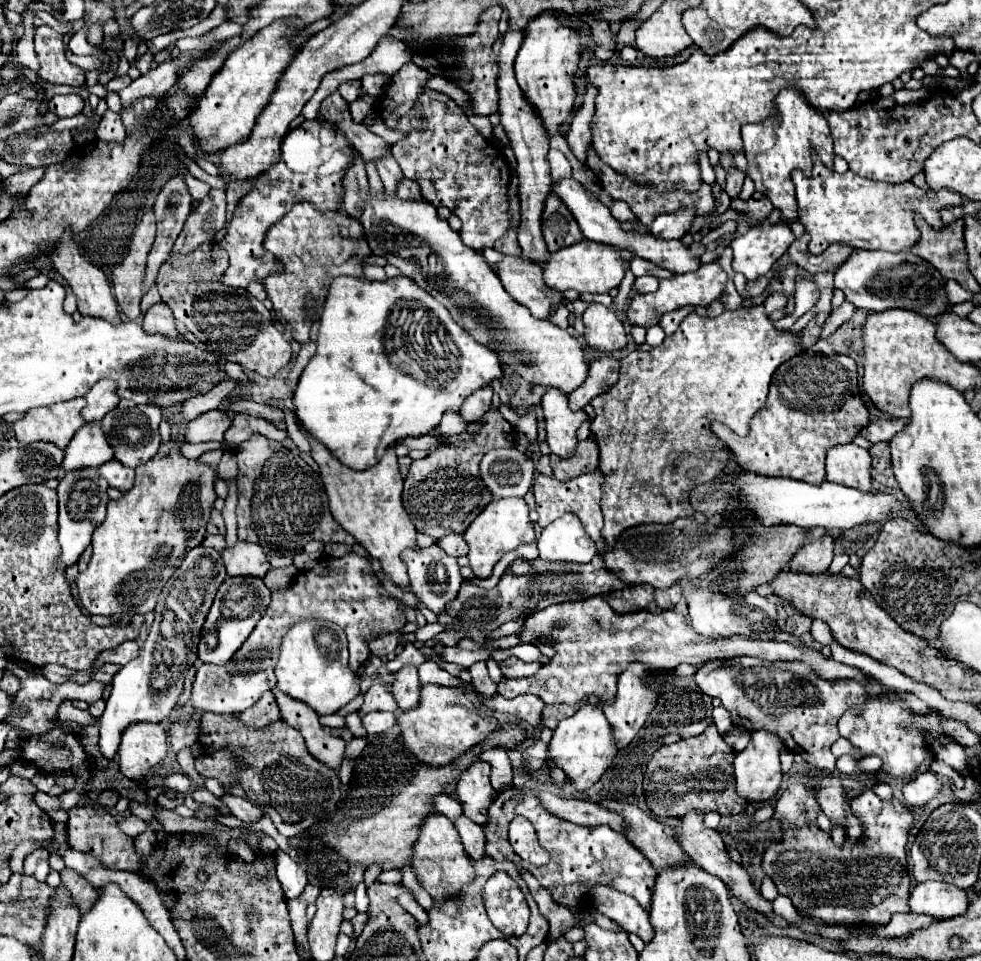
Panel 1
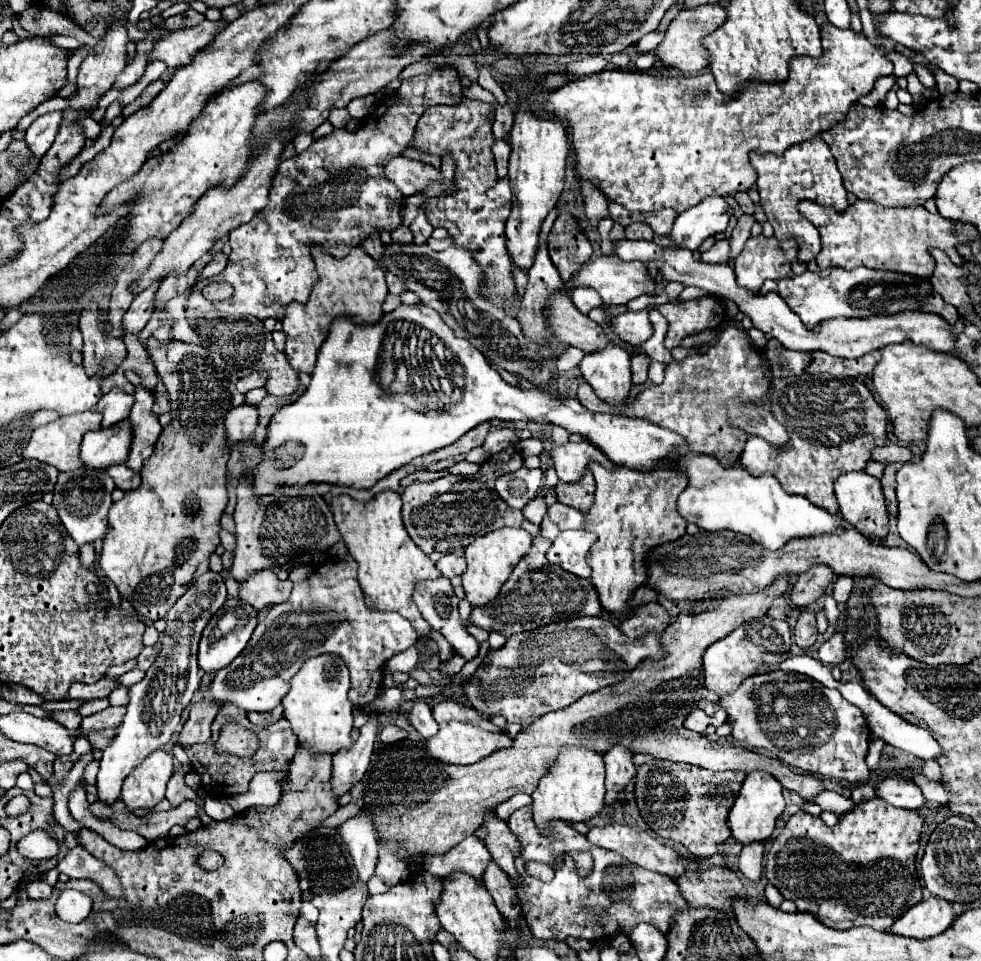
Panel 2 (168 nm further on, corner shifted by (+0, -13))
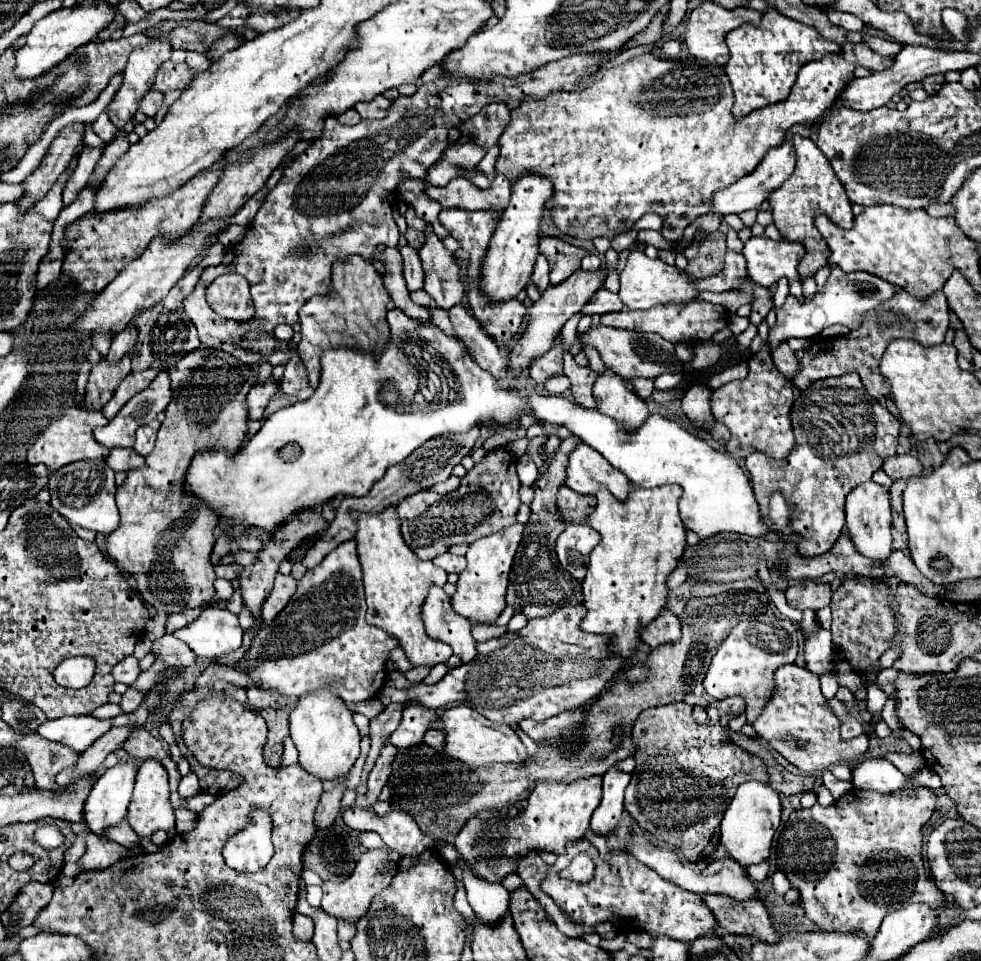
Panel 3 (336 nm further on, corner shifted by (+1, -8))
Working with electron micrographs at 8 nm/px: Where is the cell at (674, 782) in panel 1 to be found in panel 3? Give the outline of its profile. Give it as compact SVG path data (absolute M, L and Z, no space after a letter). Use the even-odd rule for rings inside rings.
M734 696L710 702L706 706L706 724L698 724L692 712L694 708L690 704L672 702L648 708L636 718L632 728L636 768L624 800L624 806L636 824L660 842L676 846L686 862L706 860L718 848L722 814L740 784L750 780L768 782L764 762L758 756L740 750L740 746L730 740L732 730L720 724L722 716L740 716L744 712L744 698Z

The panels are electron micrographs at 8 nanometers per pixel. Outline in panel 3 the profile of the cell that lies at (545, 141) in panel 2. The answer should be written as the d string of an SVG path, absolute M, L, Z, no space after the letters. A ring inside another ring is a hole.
M526 174L514 182L510 206L502 214L492 234L492 240L486 250L486 262L480 274L480 292L486 294L492 302L512 300L528 286L538 256L540 220L550 198L552 198L552 182L542 176Z

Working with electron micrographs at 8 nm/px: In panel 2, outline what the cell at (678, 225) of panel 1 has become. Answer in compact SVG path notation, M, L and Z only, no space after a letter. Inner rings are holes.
M707 197L703 203L677 215L673 231L669 231L667 237L679 247L695 251L707 237L727 229L731 213L733 211L723 197Z

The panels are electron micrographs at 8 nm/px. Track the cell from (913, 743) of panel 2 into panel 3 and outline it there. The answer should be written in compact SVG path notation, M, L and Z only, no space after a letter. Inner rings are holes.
M876 684L868 686L868 708L870 708L872 714L876 716L876 722L880 720L880 710L882 710L882 706L884 706L884 692L882 692Z

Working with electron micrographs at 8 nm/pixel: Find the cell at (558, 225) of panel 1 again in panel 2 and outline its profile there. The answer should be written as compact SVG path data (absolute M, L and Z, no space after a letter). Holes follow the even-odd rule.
M561 213L555 219L553 229L547 237L547 245L549 257L563 281L567 281L573 275L573 271L577 271L581 263L589 261L593 255L591 243L581 231L577 219L567 213Z

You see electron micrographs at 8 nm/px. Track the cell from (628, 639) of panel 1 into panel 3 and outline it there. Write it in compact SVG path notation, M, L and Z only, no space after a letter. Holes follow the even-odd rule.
M584 604L530 620L520 632L506 632L478 644L478 658L450 670L438 684L426 686L420 682L402 690L384 688L380 698L384 704L420 702L432 710L466 702L488 720L508 726L516 726L524 718L546 720L562 710L584 706L608 686L624 660L608 652L610 640L606 636L580 630L582 614L586 614Z

